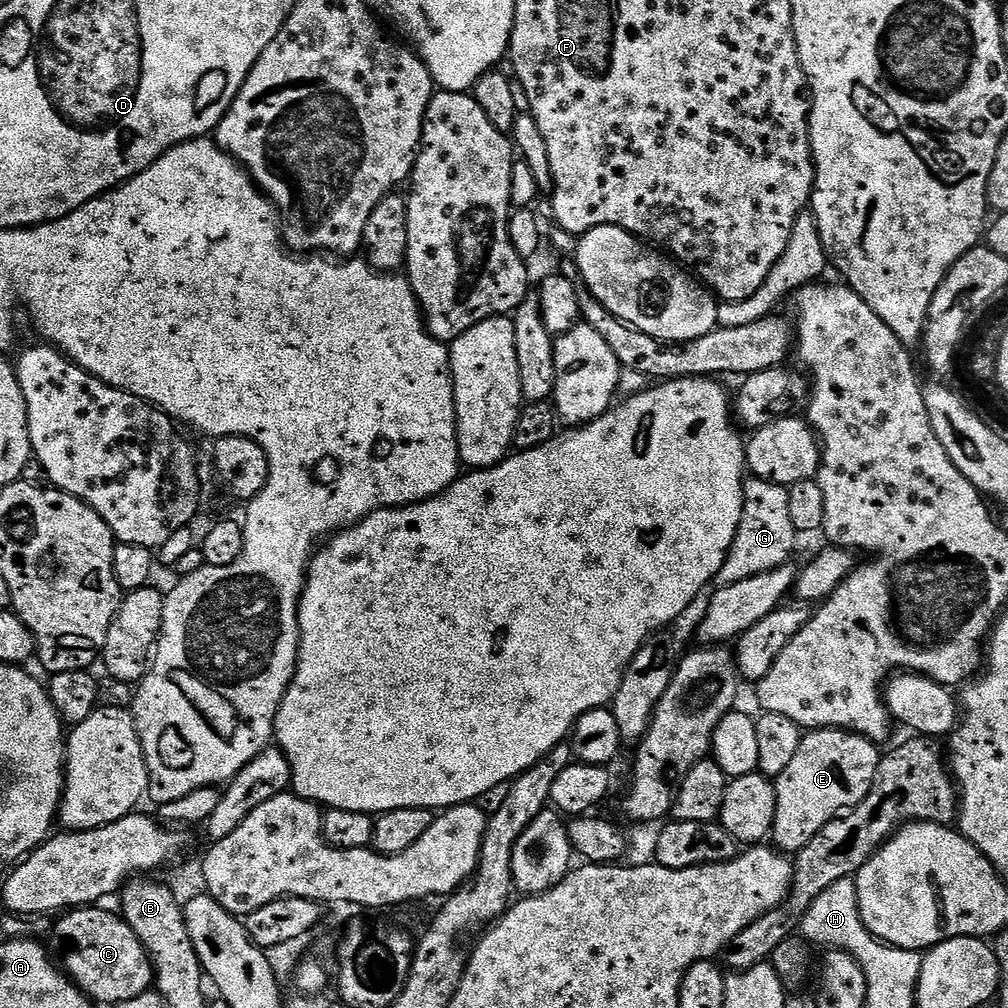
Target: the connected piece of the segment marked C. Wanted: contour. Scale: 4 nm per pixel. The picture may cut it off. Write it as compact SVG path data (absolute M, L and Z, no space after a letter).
M81 906L65 911L57 919L61 920L53 926L52 937L46 940L46 947L60 971L97 1005L119 1006L122 1002L141 999L154 984L152 961L149 960L148 952L142 946L138 934L130 930L123 915L113 912L107 912L104 906Z

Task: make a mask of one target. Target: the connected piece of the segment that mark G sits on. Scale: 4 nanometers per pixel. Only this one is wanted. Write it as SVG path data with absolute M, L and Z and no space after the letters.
M749 475L744 482L742 522L738 522L736 537L726 554L726 562L722 562L722 570L718 570L715 587L725 588L734 582L742 582L745 578L754 578L754 574L769 572L789 563L793 559L792 551L796 548L796 540L798 534L794 530L794 522L790 522L787 487Z

